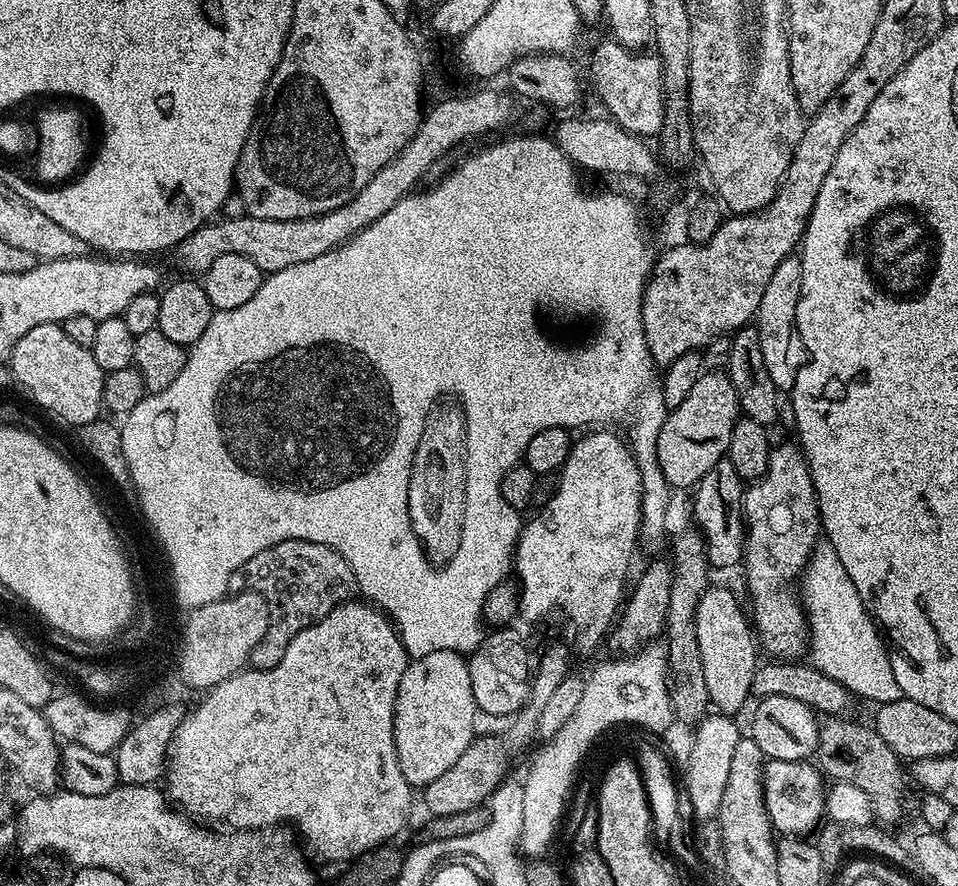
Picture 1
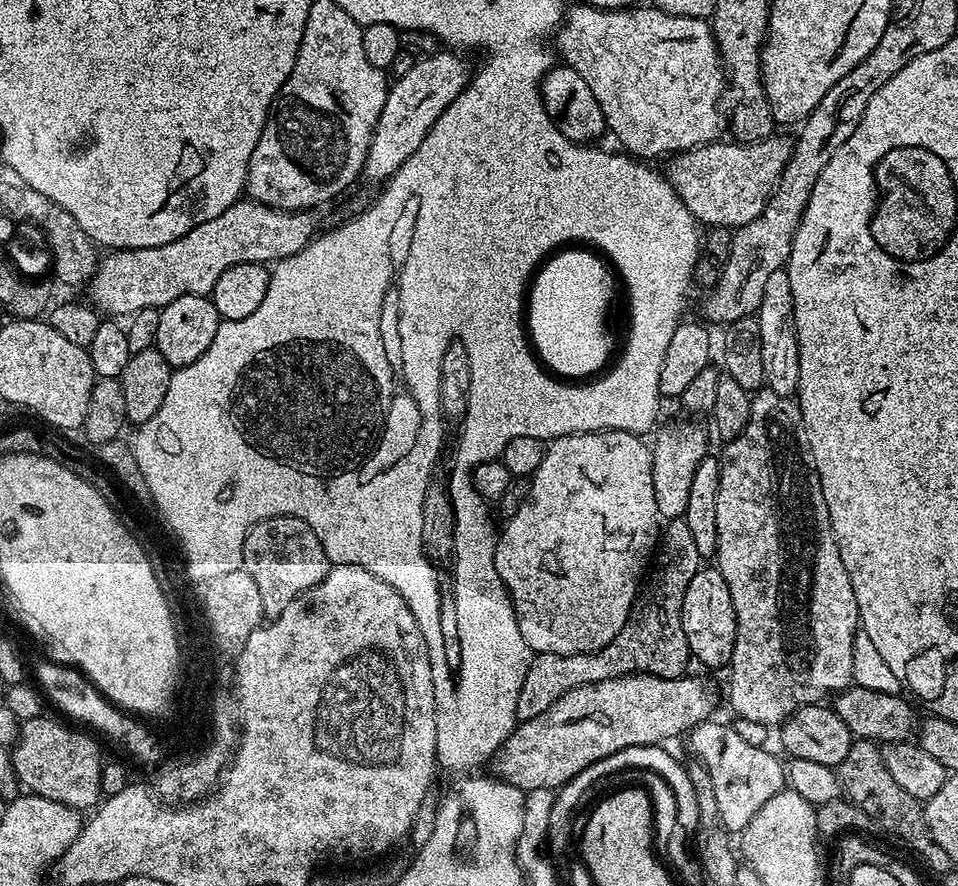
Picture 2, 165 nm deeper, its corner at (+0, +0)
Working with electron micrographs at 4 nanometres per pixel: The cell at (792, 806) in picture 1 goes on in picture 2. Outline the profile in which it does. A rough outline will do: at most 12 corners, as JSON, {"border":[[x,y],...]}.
{"border":[[731,723],[690,733],[719,823],[740,834],[785,791],[786,768]]}

